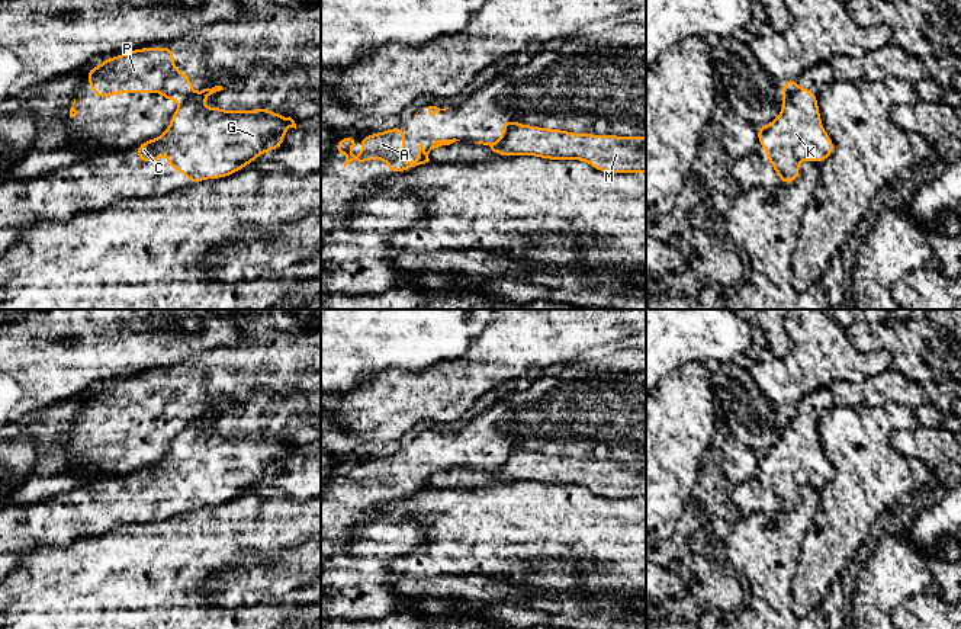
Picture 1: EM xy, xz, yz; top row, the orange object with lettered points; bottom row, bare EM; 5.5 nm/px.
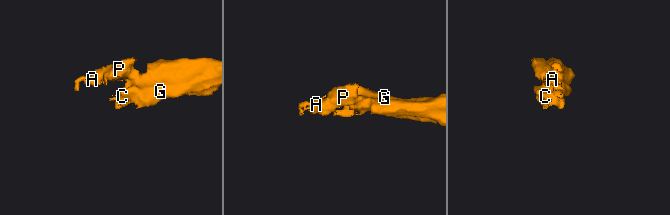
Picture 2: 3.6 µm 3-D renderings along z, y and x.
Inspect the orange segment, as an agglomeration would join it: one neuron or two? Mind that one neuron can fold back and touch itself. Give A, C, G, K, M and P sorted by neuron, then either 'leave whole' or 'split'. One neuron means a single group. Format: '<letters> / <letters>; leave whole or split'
A P / C G K M; split

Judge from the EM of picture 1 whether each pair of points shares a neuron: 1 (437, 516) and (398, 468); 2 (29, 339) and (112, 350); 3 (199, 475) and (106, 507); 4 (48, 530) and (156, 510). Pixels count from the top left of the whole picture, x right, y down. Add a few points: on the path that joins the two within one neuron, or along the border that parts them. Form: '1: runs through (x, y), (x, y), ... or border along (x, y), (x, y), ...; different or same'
1: border along (428, 485), (415, 494), (395, 497), (386, 504); different
2: runs through (50, 339), (63, 346), (92, 347); same
3: runs through (176, 498), (169, 506), (129, 506); same
4: runs through (74, 513), (84, 510), (129, 510); same

